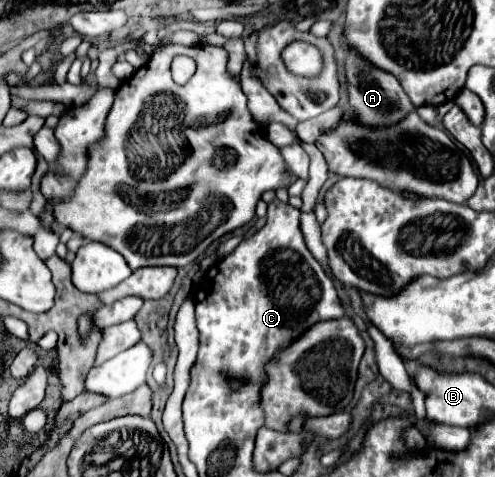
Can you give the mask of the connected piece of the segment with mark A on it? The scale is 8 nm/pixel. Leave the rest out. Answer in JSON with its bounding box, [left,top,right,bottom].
[347,51,413,125]

